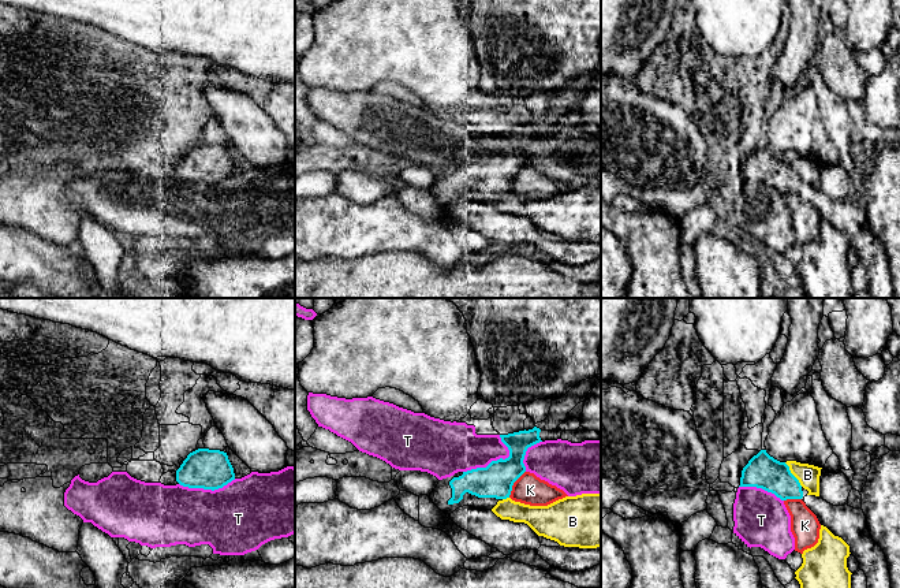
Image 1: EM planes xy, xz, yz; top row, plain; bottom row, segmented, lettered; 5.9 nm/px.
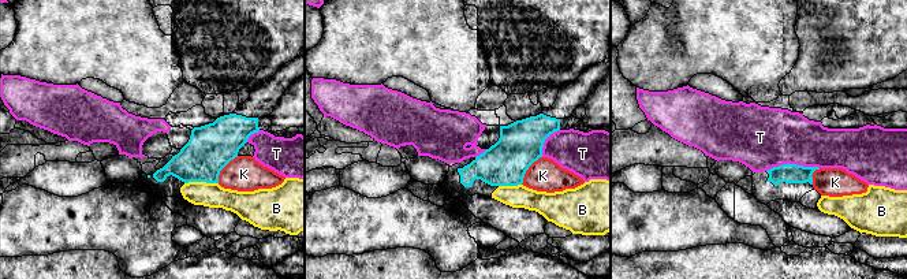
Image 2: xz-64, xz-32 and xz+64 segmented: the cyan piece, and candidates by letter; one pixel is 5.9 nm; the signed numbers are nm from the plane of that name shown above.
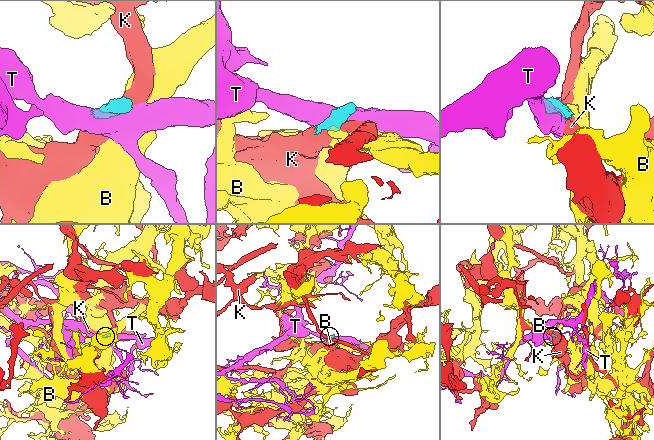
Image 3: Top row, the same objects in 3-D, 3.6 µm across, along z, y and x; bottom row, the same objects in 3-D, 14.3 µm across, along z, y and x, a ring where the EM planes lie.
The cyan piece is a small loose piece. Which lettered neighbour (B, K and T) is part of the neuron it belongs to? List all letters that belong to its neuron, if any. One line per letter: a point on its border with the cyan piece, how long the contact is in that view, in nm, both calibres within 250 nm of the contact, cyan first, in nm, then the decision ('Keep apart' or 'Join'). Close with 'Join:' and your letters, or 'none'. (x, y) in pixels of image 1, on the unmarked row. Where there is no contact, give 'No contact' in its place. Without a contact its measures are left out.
B: Touches cyan at yz (792, 168). Shared border 180 nm. Thickness 200 nm (cyan) against 130 nm. Keep apart
K: Touches cyan at xz (512, 178). Shared border 190 nm. Thickness 200 nm (cyan) against 180 nm. Keep apart
T: Touches cyan at xz (497, 153). Shared border 320 nm. Thickness 200 nm (cyan) against 280 nm. Keep apart
Join: none

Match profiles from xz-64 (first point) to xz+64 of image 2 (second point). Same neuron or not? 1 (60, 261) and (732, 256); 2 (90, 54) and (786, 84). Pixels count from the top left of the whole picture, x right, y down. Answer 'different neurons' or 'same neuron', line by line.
1: same neuron
2: different neurons

